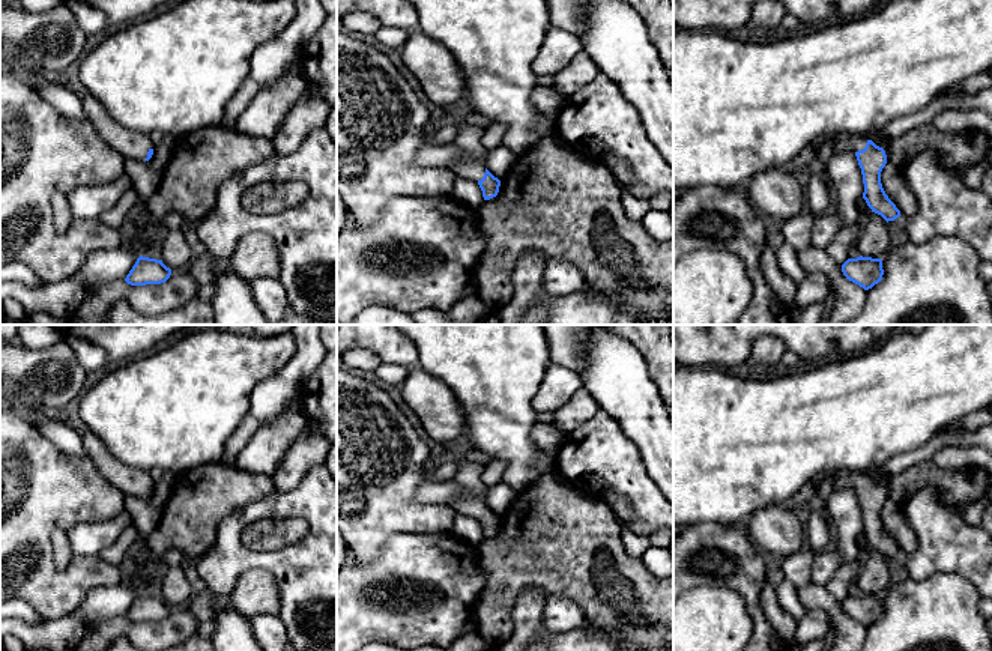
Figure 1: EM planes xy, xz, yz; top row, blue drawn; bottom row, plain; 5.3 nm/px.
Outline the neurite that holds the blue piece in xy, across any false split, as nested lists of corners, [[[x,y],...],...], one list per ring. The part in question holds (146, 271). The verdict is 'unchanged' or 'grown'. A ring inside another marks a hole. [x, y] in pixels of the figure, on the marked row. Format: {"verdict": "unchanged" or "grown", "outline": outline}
{"verdict": "unchanged", "outline": [[[140,256],[126,275],[125,281],[131,286],[161,284],[171,275],[162,260]]]}

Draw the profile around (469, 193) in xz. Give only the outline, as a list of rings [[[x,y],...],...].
[[[464,177],[455,179],[451,197],[458,201],[463,201],[464,204],[467,204],[469,207],[472,207],[475,210],[484,201],[482,191],[481,191],[479,185],[472,180],[467,180]]]

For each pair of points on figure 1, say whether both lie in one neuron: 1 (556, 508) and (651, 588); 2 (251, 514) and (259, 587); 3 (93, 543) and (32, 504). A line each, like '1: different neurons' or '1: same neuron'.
1: same neuron
2: different neurons
3: different neurons

